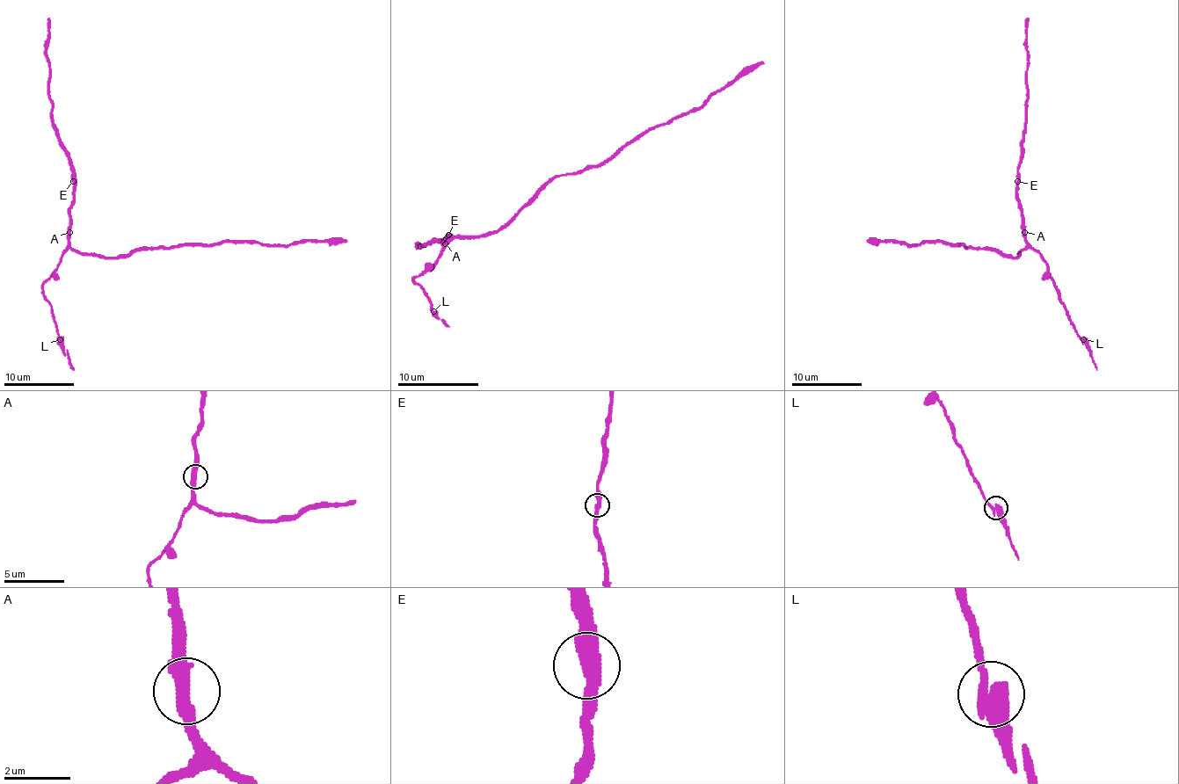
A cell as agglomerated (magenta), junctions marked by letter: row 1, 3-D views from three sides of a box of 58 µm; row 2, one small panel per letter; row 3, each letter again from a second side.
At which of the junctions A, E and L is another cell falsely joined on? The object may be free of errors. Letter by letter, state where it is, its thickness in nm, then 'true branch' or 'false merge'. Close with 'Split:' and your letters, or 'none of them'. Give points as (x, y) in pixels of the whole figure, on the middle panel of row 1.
A: at (445, 243); 420 nm thick; true branch
E: at (448, 235); 400 nm thick; true branch
L: at (433, 311); 440 nm thick; true branch
Split: none of them

